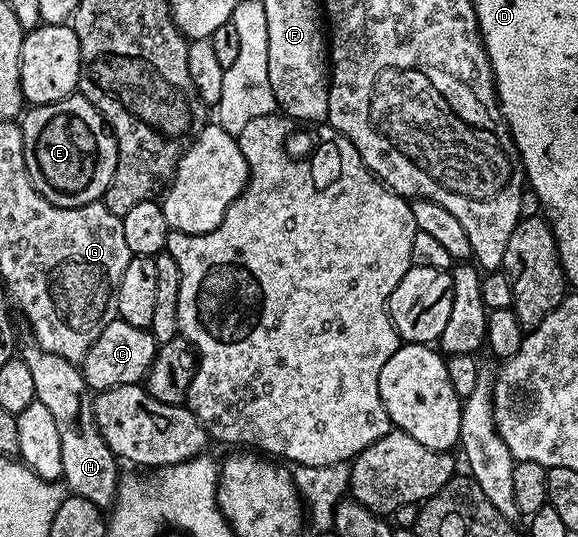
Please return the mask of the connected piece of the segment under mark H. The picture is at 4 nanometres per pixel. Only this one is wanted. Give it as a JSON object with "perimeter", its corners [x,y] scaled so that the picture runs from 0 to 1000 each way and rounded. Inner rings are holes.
{"perimeter":[[[48,635],[36,654],[33,648],[31,661],[52,687],[62,749],[80,754],[80,764],[100,790],[100,814],[107,819],[107,892],[116,912],[135,926],[149,926],[149,933],[163,933],[166,944],[192,946],[201,935],[204,857],[163,784],[163,736],[149,717],[144,689],[133,678],[114,672],[114,665],[100,665],[100,657],[74,654],[59,635]]]}

